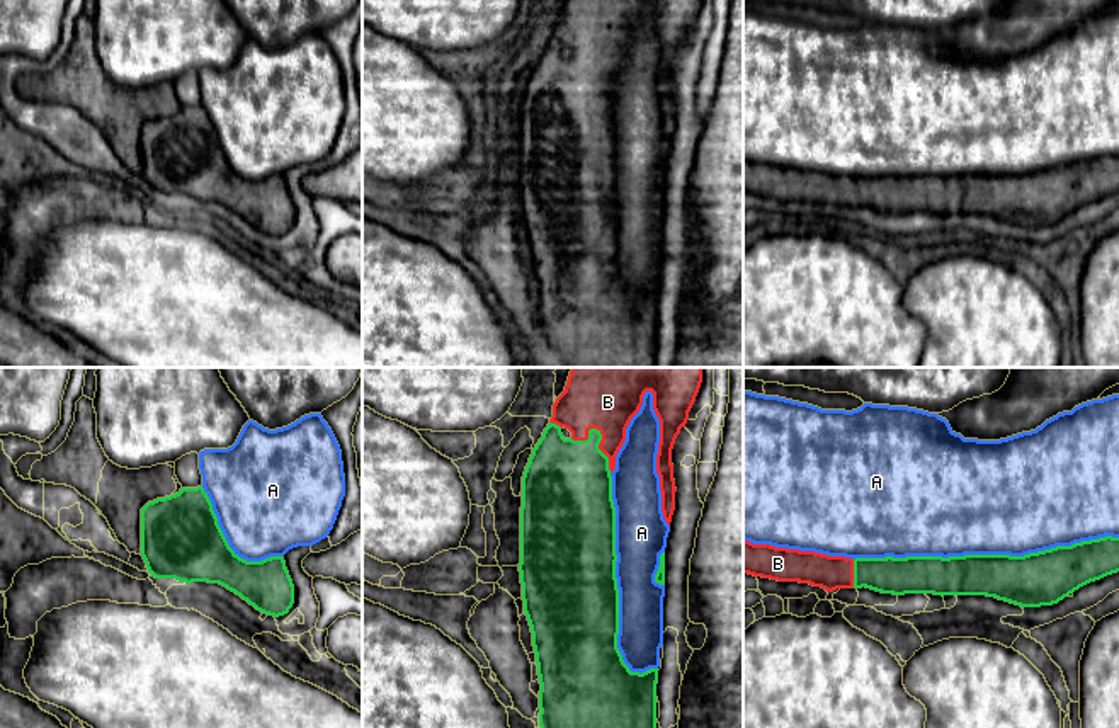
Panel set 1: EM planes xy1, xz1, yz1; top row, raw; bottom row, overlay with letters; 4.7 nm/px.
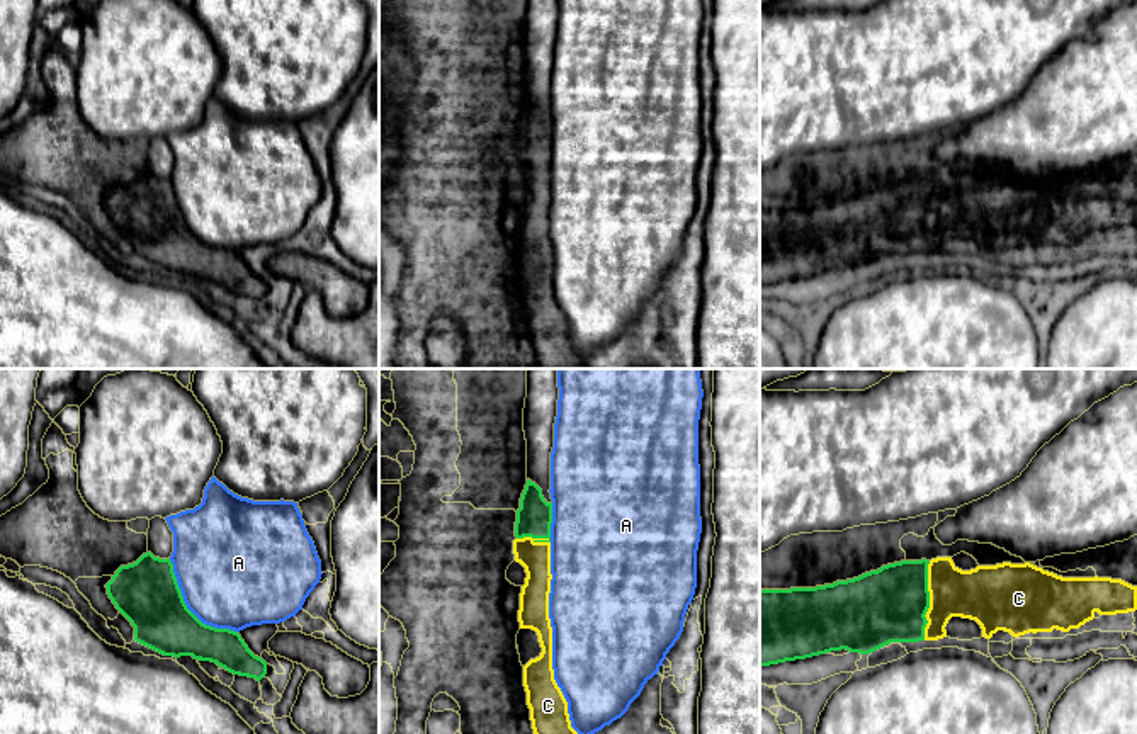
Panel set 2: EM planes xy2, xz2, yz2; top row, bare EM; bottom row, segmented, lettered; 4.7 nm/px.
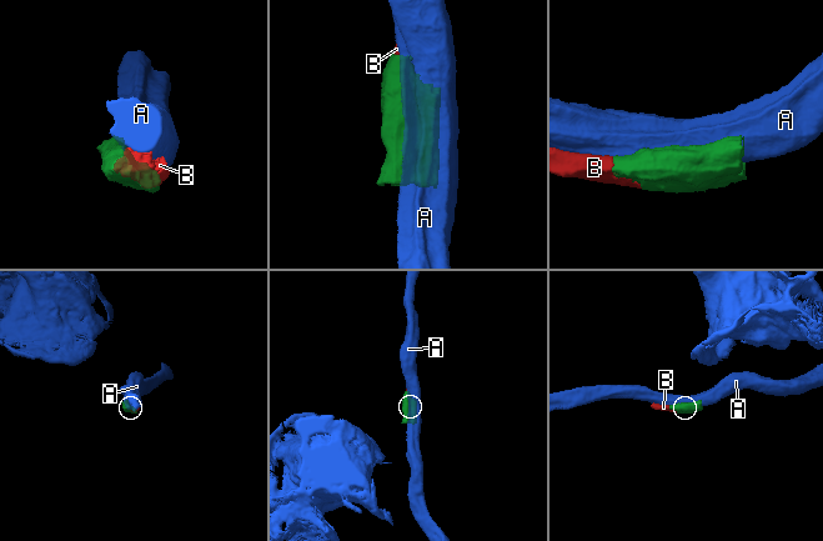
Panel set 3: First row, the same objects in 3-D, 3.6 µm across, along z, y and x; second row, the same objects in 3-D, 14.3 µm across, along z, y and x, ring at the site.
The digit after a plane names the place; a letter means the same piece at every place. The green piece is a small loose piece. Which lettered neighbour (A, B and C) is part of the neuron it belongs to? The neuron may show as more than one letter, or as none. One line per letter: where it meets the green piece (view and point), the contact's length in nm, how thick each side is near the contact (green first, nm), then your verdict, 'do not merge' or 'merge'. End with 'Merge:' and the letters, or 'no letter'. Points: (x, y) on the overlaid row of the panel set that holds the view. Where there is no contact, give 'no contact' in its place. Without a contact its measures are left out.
A: yz1 (985, 555) | 1250 nm | 260/500 nm | do not merge
B: xz1 (601, 436) | 260 nm | 360/360 nm | merge
C: yz2 (928, 600) | 380 nm | 360/240 nm | merge
Merge: B, C

